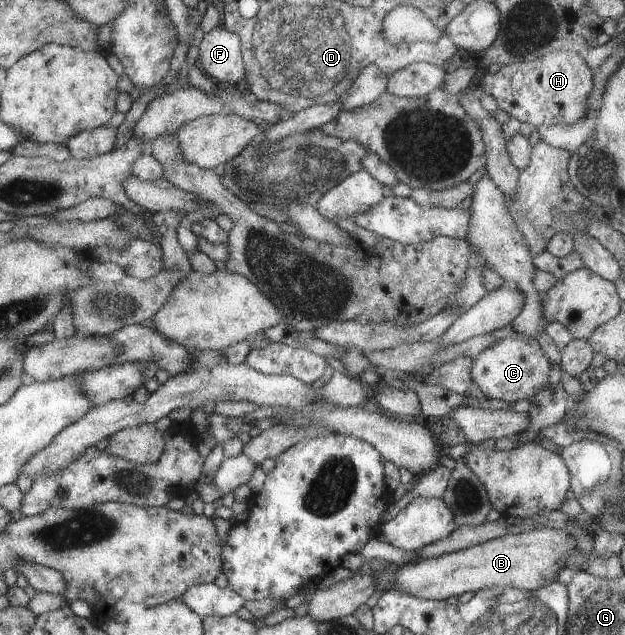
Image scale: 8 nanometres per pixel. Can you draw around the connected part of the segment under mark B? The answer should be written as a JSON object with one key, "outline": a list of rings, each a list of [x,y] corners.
{"outline":[[[536,527],[519,534],[506,534],[440,557],[406,563],[396,572],[391,589],[429,600],[446,600],[465,591],[472,593],[492,586],[537,590],[554,583],[554,575],[560,571],[560,561],[569,547],[575,547],[575,543],[564,529]]]}

